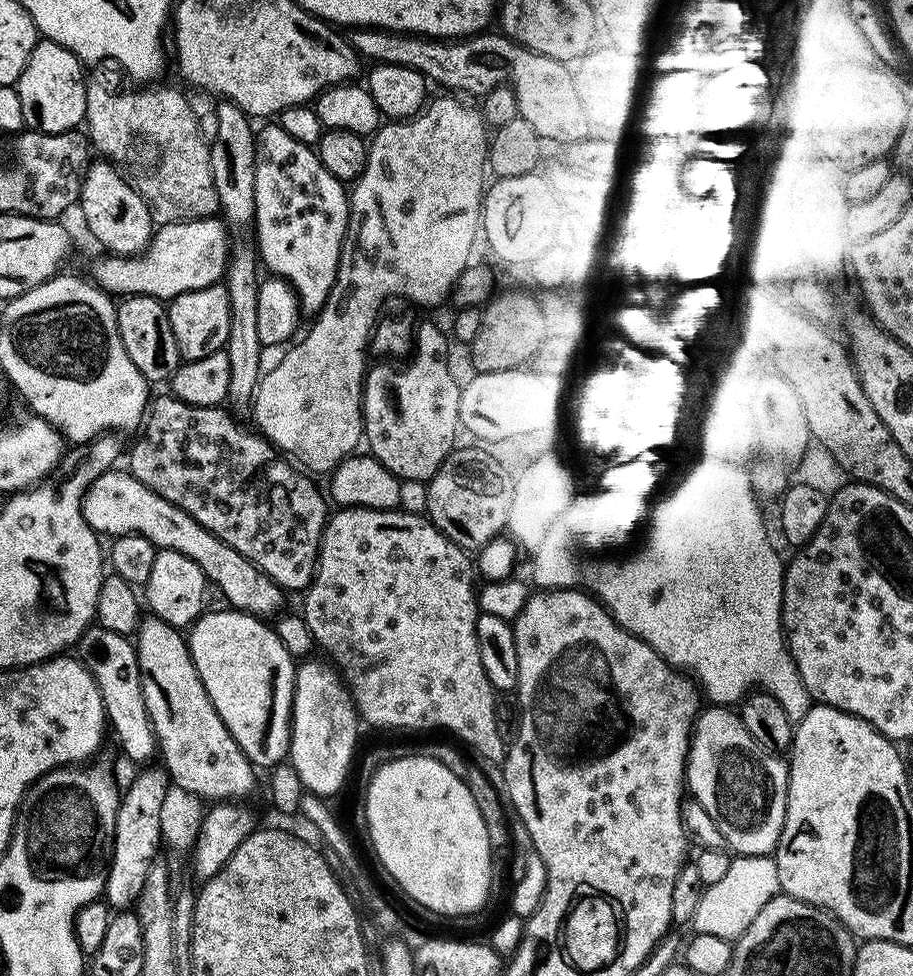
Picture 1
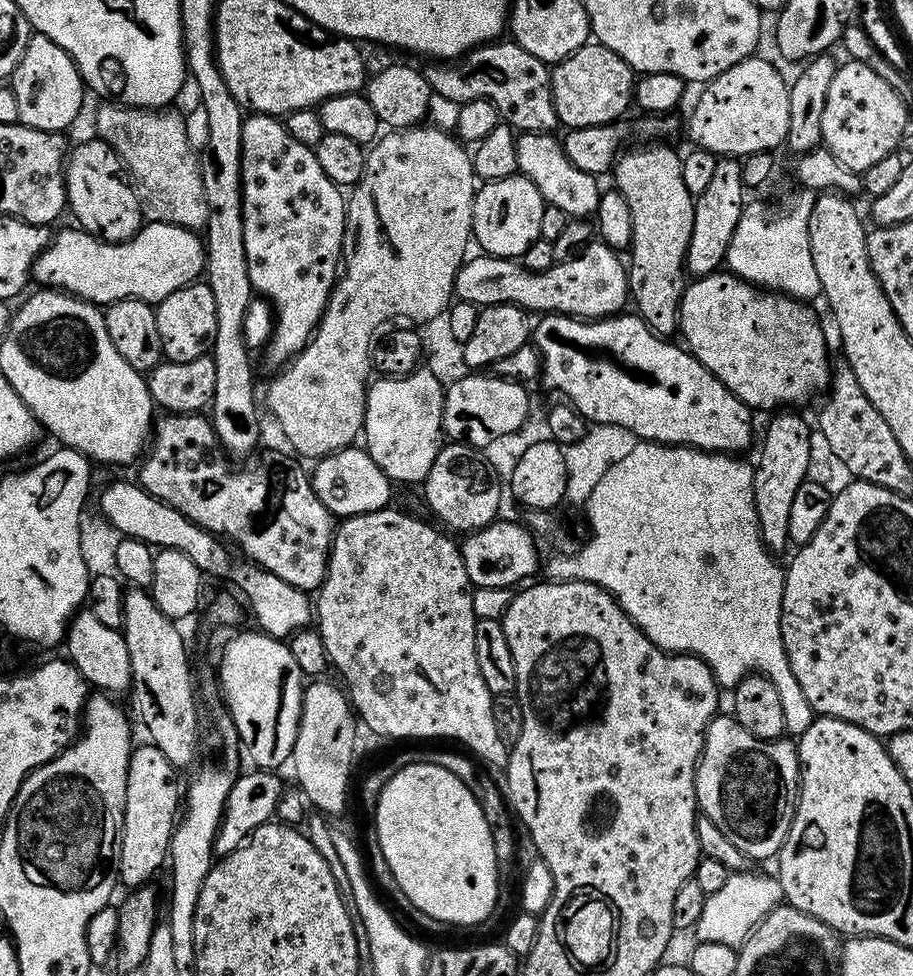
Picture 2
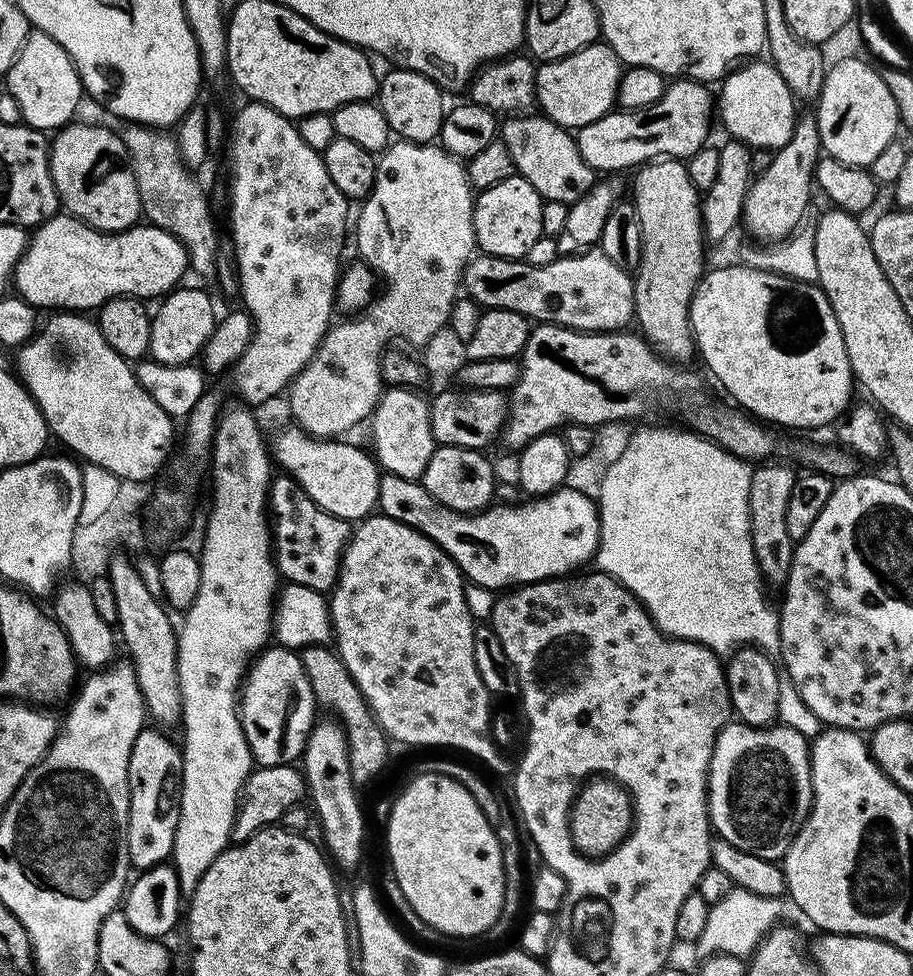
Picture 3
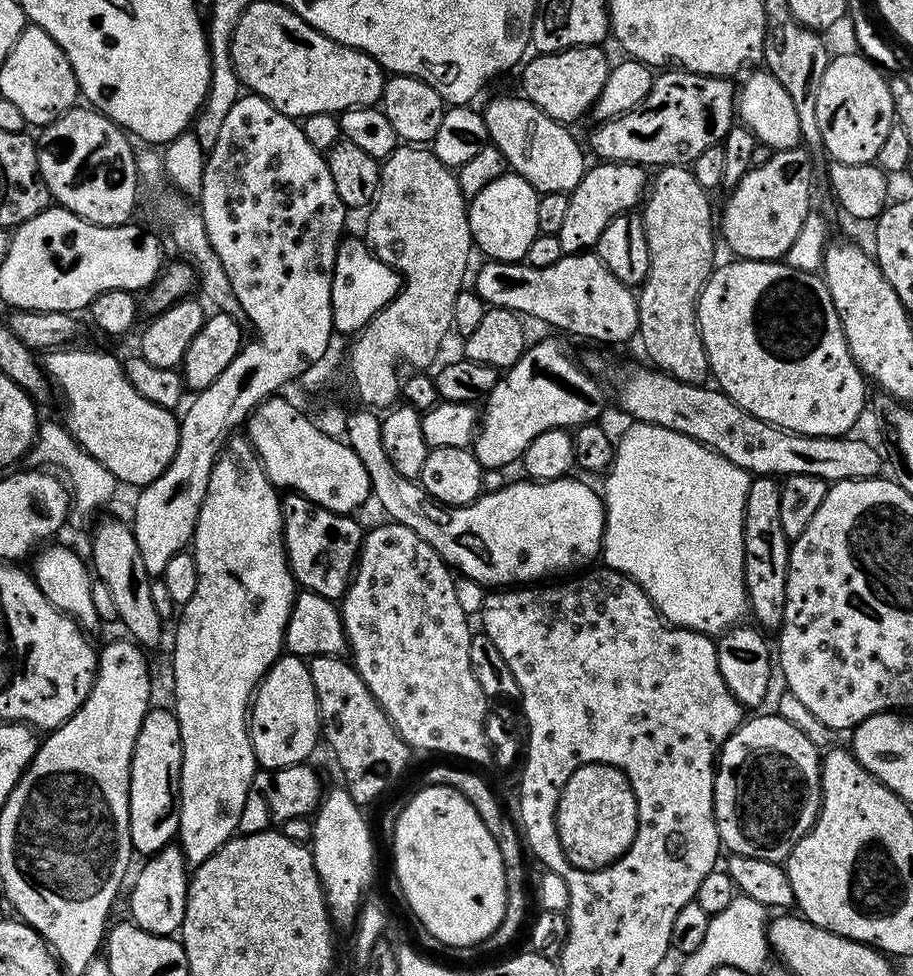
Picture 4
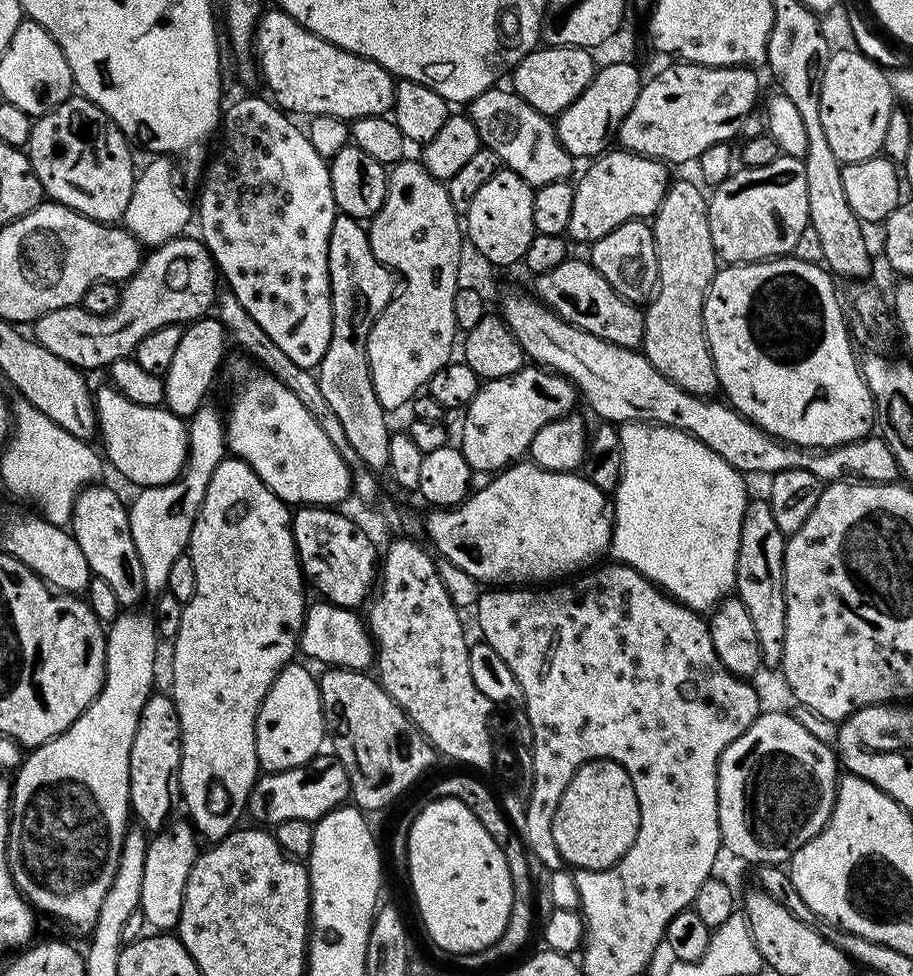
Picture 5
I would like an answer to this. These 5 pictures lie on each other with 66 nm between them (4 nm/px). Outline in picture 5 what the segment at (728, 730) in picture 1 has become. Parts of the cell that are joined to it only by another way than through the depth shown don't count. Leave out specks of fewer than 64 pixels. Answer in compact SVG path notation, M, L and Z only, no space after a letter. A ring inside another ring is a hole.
M761 711L760 716L750 726L750 730L746 730L746 734L742 734L742 738L730 742L730 746L726 746L726 750L720 756L720 765L718 766L718 822L720 823L720 839L723 847L727 851L729 848L734 855L741 856L742 859L756 864L755 866L766 864L780 866L791 861L793 854L803 844L810 842L810 838L814 838L828 825L828 819L836 805L836 787L840 784L841 775L837 753L829 745L818 742L818 738L814 738L814 734L810 734L806 730L806 726L802 726L802 722L796 720L795 715L788 713L787 716L784 712Z

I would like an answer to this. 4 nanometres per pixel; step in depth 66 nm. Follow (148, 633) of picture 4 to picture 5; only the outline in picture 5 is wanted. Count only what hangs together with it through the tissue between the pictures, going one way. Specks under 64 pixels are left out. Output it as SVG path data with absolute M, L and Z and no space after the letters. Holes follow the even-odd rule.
M89 486L76 495L70 531L78 546L82 546L82 555L86 557L92 575L102 578L102 582L110 585L121 609L132 610L146 596L142 562L138 558L138 550L134 550L134 538L130 534L130 518L125 501L120 501L120 496L114 489L100 487Z

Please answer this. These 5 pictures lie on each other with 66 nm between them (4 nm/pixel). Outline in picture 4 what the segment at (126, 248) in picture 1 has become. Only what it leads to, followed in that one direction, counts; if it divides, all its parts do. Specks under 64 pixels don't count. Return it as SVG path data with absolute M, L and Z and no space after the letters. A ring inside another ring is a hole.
M73 106L70 111L63 112L54 122L43 125L41 132L44 133L41 134L40 140L38 136L35 141L38 170L42 182L48 188L49 197L59 207L78 214L92 224L98 226L127 224L133 219L132 211L136 208L136 184L138 185L133 141L110 117L102 115L91 106L80 107Z

